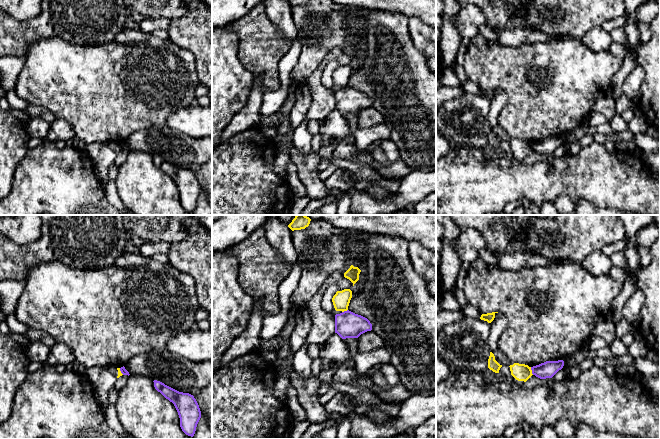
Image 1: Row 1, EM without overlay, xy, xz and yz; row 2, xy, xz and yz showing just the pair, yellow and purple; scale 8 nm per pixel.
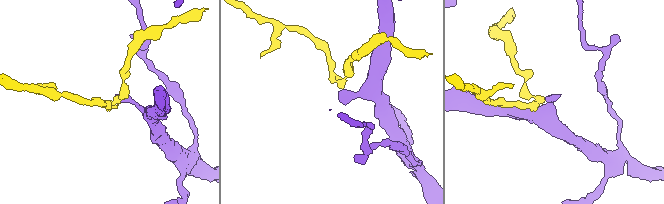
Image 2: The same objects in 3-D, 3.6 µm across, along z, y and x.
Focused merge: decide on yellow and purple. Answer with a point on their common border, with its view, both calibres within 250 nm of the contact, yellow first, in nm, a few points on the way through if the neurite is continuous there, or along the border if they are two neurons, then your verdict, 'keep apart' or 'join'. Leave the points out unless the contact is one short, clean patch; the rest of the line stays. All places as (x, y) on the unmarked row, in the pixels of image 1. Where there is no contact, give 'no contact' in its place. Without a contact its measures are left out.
yz (531, 147) | 140/140 nm | along yz (530, 143), (533, 150) | keep apart

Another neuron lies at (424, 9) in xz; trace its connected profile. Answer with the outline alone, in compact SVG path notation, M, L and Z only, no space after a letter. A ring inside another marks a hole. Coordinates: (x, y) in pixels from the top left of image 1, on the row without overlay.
M333 0L341 6L360 6L368 10L395 12L407 18L415 16L436 28L436 0Z

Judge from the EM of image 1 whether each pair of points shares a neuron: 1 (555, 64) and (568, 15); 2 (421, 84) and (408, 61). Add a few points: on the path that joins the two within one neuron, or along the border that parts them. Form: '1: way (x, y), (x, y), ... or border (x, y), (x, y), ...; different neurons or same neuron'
1: border (559, 37), (576, 37), (580, 40); different neurons
2: way (415, 78), (408, 71), (408, 67); same neuron

